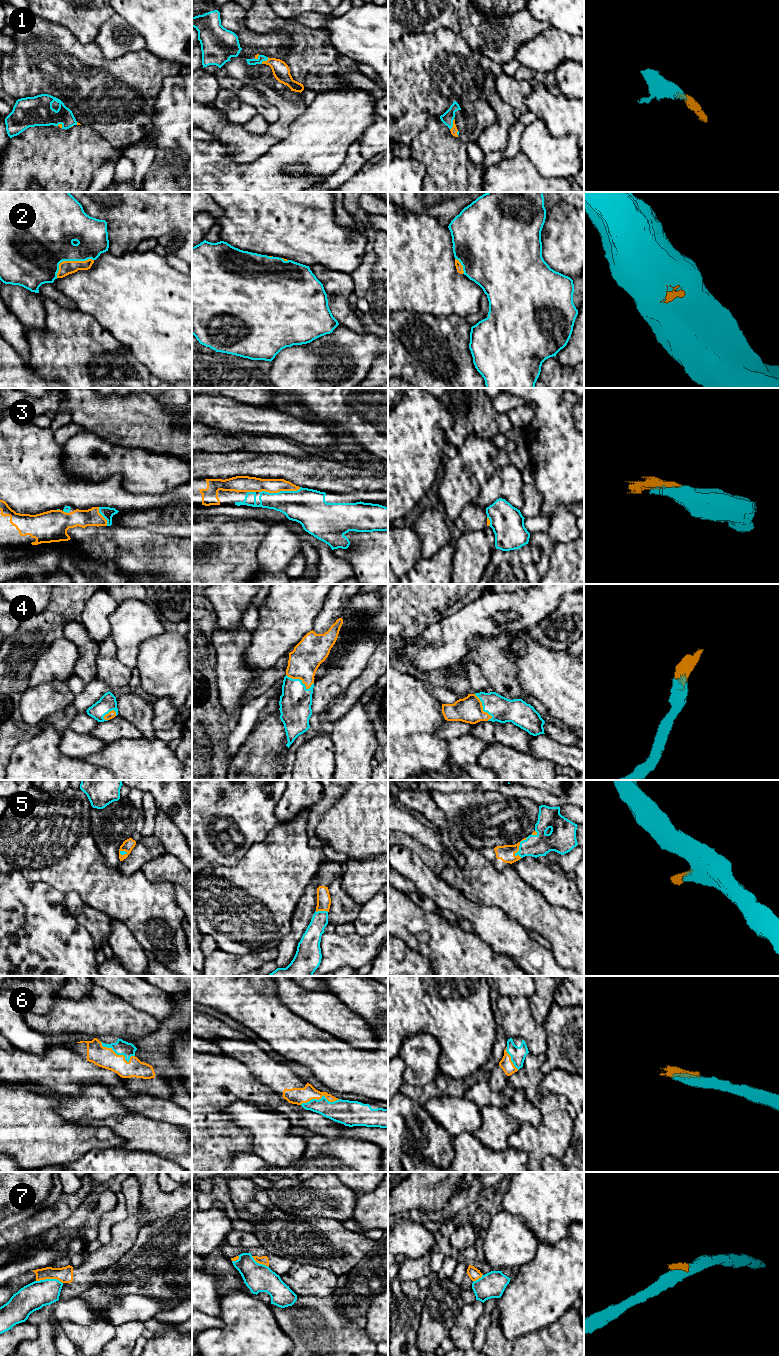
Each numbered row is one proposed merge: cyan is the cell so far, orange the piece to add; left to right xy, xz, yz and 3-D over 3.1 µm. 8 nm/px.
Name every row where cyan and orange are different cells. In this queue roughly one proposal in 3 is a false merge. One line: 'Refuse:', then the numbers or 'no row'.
Refuse: 7

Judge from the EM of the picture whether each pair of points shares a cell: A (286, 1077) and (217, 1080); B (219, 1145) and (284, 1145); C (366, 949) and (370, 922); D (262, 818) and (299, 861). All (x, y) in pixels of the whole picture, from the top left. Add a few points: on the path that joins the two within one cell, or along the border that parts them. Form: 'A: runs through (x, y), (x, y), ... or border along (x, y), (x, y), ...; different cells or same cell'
A: border along (239, 1061), (256, 1079), (275, 1091); different cells
B: border along (250, 1143), (252, 1152); different cells
C: border along (377, 924), (366, 935), (355, 933); different cells
D: border along (278, 821), (262, 840), (256, 841), (253, 844); different cells

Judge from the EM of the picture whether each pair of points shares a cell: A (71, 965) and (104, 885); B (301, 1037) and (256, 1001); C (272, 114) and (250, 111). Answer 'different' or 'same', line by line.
A: different
B: same
C: different

